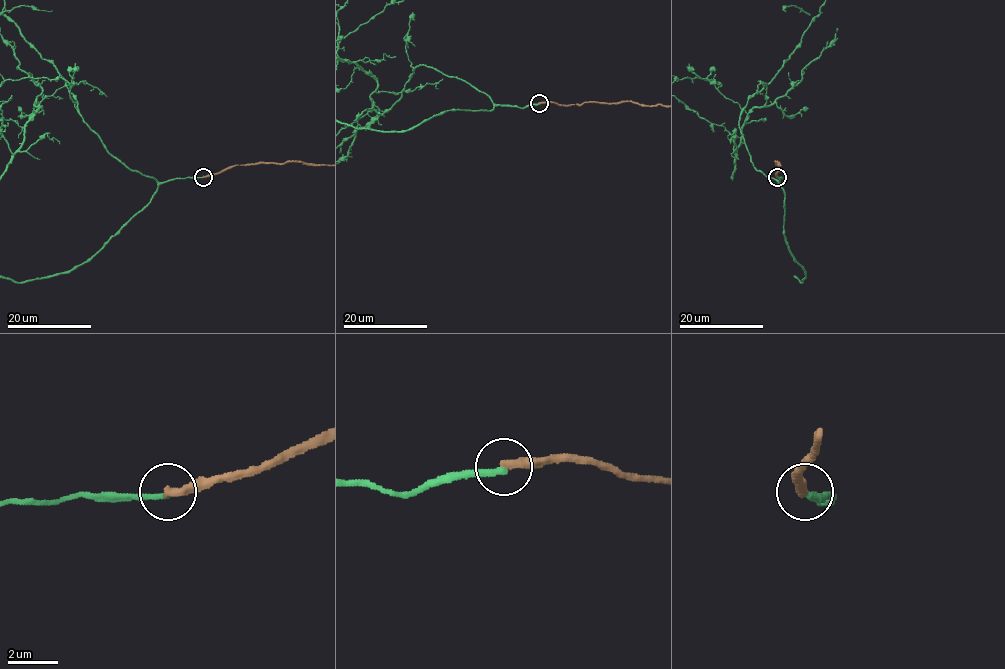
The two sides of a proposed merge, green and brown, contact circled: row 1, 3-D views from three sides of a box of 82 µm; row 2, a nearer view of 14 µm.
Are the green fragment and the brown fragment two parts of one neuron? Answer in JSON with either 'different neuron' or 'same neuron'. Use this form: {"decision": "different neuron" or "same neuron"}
{"decision": "different neuron"}

